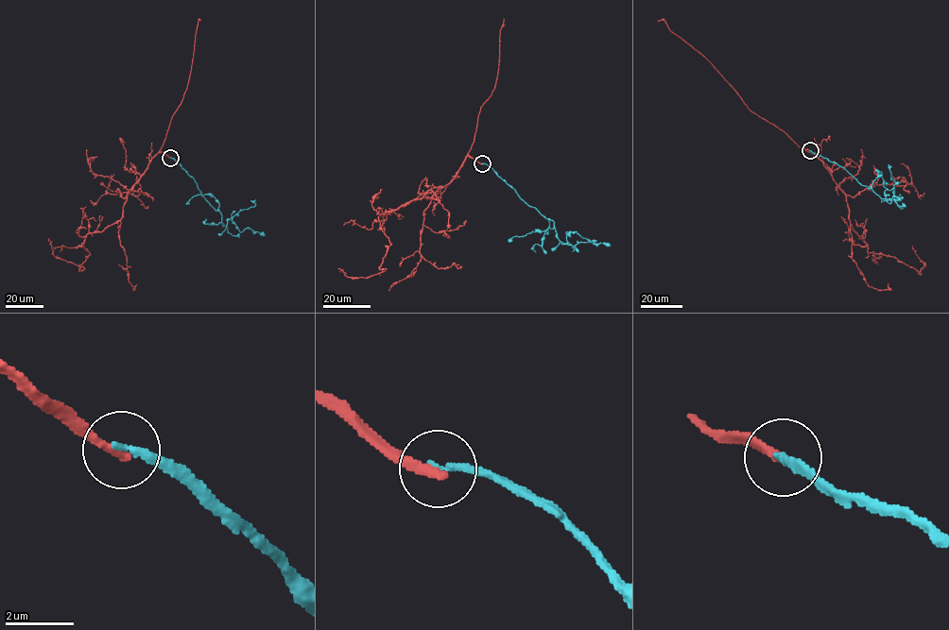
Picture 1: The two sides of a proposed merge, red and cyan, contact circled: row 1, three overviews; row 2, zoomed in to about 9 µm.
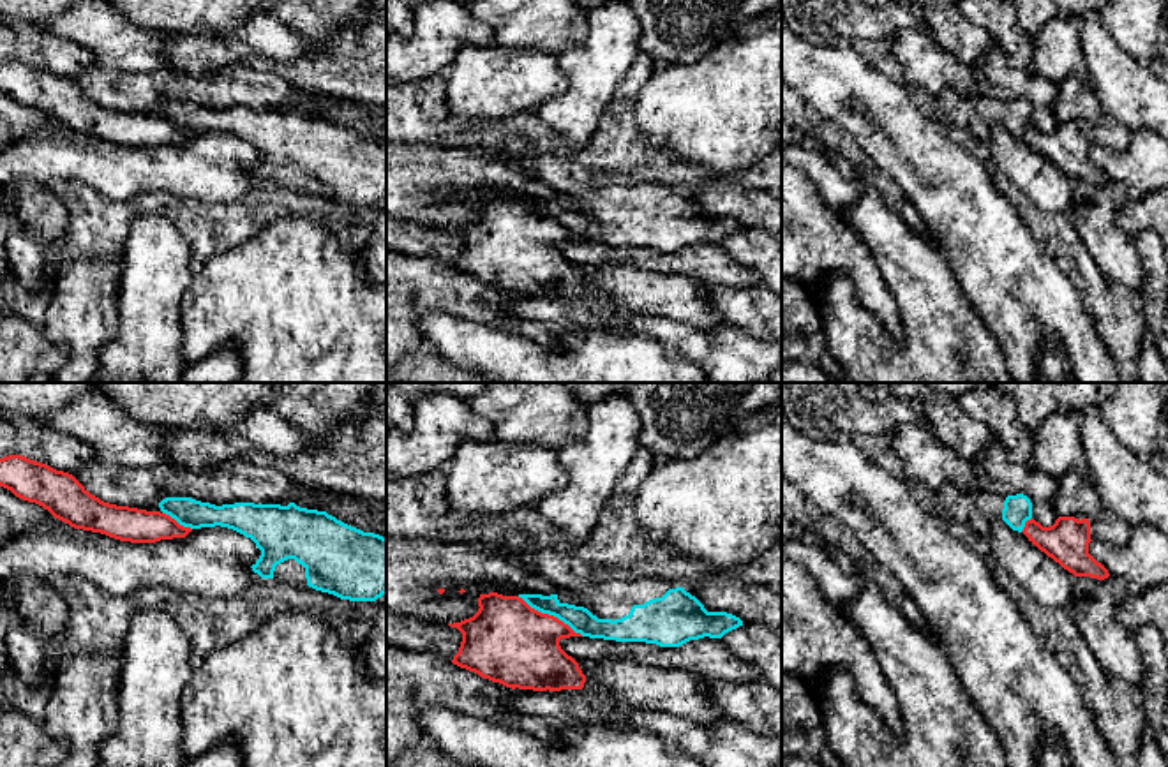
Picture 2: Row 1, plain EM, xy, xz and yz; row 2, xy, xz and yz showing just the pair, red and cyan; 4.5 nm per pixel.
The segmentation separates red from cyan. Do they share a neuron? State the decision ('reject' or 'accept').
reject

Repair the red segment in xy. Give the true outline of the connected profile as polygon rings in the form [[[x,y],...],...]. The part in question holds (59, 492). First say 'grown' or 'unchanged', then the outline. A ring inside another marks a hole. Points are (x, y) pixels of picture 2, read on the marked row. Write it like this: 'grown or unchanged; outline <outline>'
unchanged; outline [[[21,455],[0,458],[0,487],[35,503],[74,529],[131,543],[185,538],[192,529],[161,511],[116,506],[92,495],[72,474]]]

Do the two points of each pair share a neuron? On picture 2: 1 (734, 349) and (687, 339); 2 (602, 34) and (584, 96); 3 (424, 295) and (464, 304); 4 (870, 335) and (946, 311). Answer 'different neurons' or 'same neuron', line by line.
1: same neuron
2: same neuron
3: same neuron
4: same neuron

